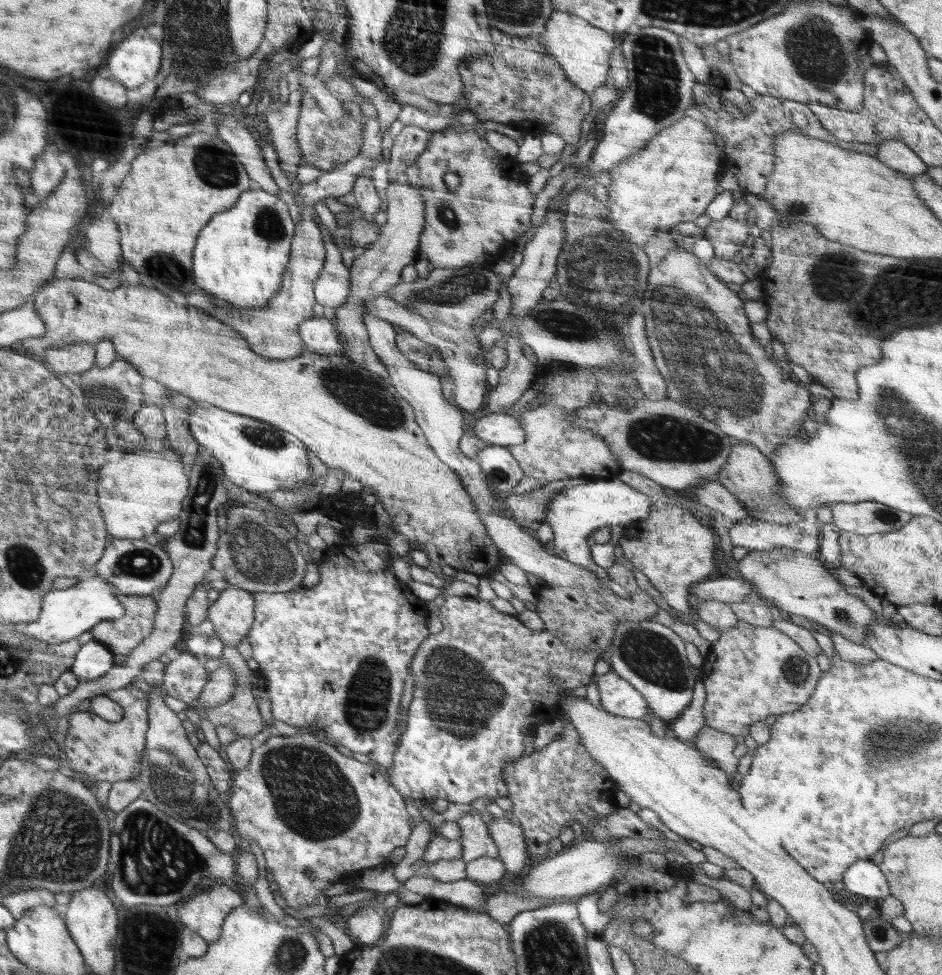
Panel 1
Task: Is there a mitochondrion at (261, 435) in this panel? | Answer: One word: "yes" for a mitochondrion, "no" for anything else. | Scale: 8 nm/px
yes

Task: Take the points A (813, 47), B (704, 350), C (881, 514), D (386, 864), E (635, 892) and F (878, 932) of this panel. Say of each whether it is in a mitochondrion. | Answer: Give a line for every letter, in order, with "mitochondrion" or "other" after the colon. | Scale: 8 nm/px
A: mitochondrion
B: mitochondrion
C: mitochondrion
D: other
E: other
F: mitochondrion

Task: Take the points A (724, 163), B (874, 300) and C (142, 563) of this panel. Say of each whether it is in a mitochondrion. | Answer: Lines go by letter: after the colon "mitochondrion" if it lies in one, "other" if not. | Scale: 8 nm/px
A: other
B: mitochondrion
C: mitochondrion

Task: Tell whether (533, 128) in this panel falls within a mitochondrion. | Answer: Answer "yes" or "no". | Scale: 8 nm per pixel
no

